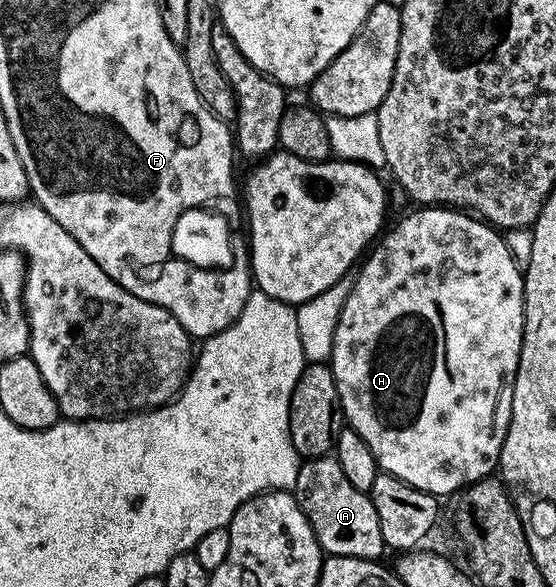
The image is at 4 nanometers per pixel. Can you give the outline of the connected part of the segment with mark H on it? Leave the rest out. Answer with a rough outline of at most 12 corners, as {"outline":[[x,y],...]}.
{"outline":[[425,206],[363,259],[330,365],[377,467],[455,495],[512,415],[524,276]]}

